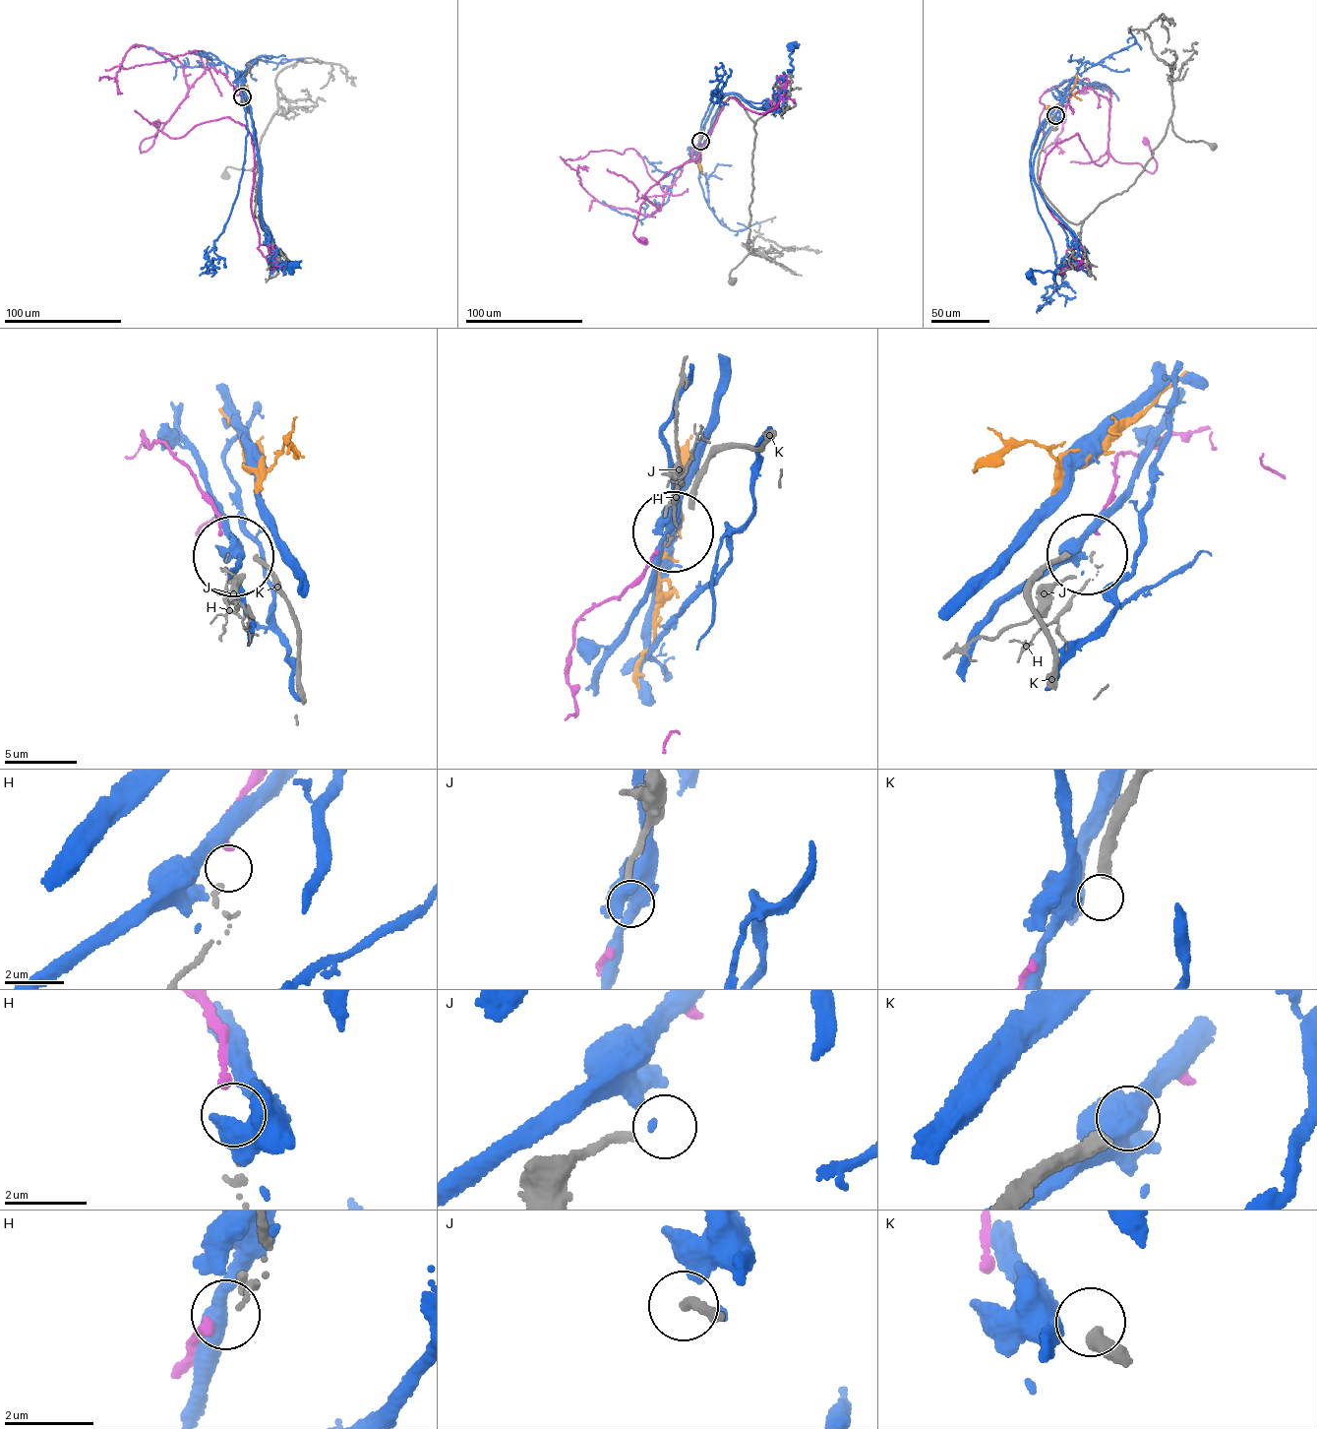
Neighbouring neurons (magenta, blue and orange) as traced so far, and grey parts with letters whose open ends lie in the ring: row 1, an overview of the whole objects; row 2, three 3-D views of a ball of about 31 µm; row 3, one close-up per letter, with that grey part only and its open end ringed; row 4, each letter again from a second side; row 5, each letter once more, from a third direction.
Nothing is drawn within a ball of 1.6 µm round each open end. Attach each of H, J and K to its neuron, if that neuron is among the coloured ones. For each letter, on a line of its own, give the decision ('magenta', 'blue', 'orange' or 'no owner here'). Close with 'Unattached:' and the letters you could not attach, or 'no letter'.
H: magenta
J: no owner here
K: no owner here
Unattached: J, K

